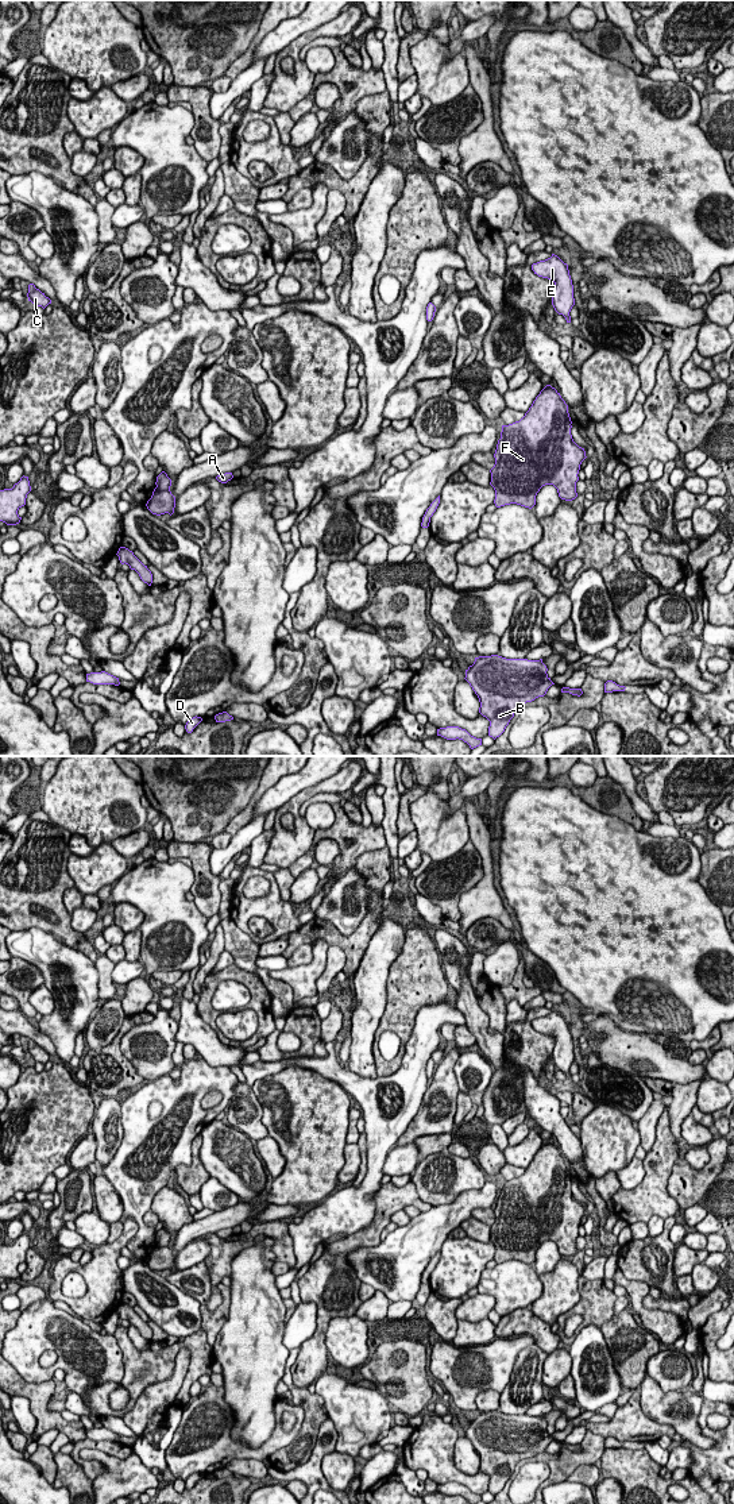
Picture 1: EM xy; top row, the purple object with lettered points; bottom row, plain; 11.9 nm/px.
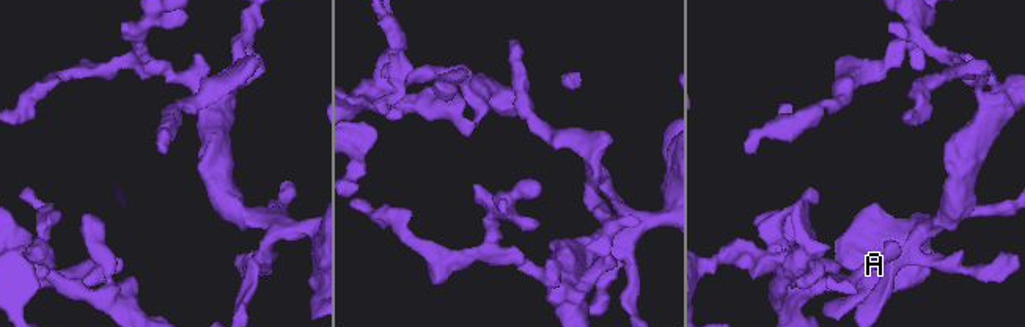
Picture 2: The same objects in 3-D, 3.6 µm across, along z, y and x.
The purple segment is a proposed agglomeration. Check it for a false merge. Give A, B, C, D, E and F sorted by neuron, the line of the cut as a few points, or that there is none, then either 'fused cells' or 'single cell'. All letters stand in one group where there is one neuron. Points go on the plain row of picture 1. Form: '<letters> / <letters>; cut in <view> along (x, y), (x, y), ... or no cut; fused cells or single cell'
A C / B D E F; cut in xy along (157, 1242), (169, 1246); fused cells

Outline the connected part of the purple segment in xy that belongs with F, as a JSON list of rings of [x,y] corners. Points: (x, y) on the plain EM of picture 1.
[[[546,1141],[519,1177],[502,1181],[494,1210],[495,1220],[490,1226],[497,1264],[517,1260],[532,1265],[537,1249],[545,1241],[553,1241],[561,1256],[572,1257],[577,1253],[577,1230],[587,1212],[584,1204],[573,1198],[571,1180],[568,1161],[555,1144]]]

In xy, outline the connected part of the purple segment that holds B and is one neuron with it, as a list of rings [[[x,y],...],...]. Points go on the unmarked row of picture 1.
[[[475,1414],[464,1435],[479,1454],[479,1469],[490,1477],[490,1493],[495,1496],[505,1488],[519,1461],[546,1450],[555,1441],[546,1427],[542,1415]]]

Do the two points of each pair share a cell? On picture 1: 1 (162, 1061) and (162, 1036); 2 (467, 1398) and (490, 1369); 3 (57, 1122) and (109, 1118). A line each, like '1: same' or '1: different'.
1: same
2: same
3: different

